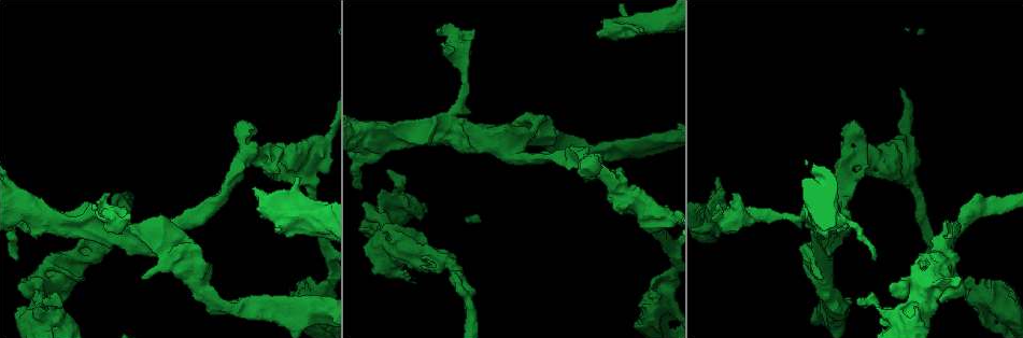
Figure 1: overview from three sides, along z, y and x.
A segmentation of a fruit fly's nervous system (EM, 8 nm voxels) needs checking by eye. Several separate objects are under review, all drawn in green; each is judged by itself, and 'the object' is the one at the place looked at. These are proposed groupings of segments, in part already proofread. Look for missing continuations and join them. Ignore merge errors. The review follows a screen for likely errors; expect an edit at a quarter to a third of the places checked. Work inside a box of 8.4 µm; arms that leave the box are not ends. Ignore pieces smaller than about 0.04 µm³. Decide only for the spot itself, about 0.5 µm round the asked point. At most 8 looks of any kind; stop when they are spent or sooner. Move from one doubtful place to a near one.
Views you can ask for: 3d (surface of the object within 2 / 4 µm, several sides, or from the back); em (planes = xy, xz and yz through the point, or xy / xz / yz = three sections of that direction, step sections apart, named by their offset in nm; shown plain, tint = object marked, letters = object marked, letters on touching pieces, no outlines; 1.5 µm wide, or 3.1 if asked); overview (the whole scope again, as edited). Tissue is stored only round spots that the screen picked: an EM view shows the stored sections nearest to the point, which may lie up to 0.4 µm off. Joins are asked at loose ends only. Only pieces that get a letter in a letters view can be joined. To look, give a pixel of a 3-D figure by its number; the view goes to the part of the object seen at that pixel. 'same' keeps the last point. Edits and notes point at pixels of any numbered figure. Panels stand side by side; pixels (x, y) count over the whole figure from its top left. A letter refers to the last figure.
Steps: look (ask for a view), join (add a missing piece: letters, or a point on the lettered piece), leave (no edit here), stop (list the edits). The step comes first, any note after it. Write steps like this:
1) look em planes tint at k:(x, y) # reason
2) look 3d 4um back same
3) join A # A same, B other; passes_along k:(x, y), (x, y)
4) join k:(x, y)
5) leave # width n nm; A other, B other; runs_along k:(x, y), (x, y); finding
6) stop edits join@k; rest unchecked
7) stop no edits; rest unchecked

look 3d 2um at 1:(966, 296) # an open end

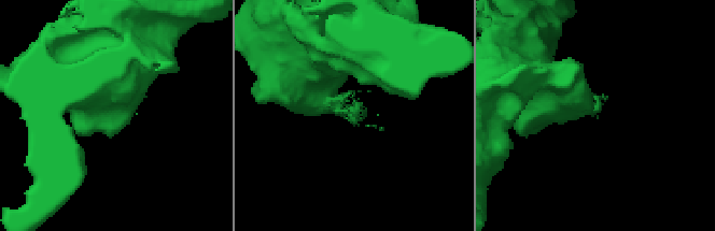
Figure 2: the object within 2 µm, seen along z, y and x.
look em planes letters at 2:(590, 114) # shape alone is not enough

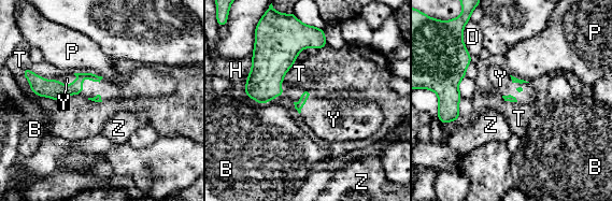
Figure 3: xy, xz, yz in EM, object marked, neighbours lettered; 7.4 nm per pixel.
join Y # B other, D other, H other, P other, T other, Y same, Z other; it goes on there

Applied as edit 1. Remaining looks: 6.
look 3d 2um back at 1:(528, 113)

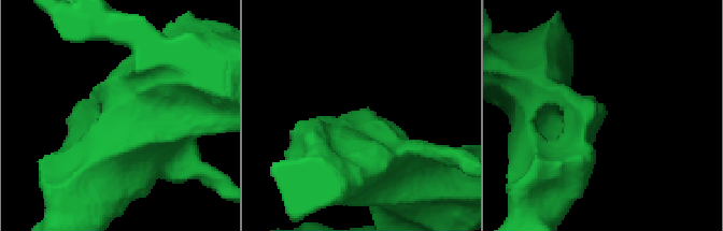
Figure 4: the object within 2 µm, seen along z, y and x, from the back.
look em xz step 4 letters at 4:(362, 119) # shape alone is not enough

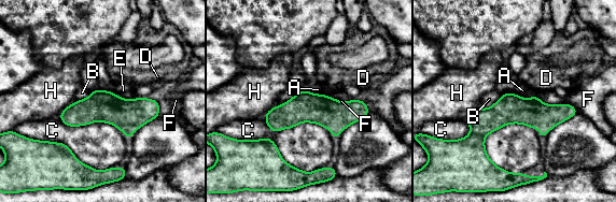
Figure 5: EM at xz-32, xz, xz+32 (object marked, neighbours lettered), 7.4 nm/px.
leave # longest_contact C 600 nm; A other, B other, C other, D other, E other, F other, H other; border 5:(512, 91), (524, 98), (534, 96); no lettered piece goes on from it

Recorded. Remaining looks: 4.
look 3d 4um back at 1:(297, 177) # branch stops here

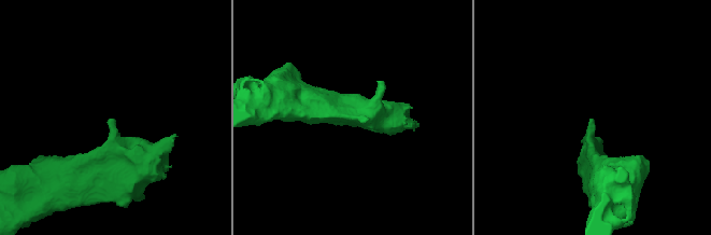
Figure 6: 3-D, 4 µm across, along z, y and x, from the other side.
look em planes letters at 6:(109, 120) # shape alone is not enough

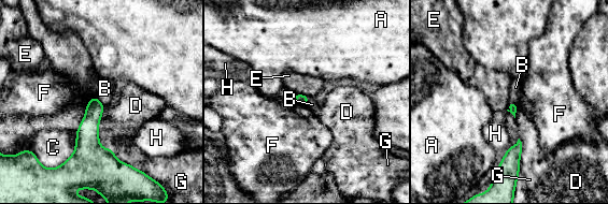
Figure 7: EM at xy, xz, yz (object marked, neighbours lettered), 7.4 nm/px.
leave # A other, B other, C other, D other, E other, F other, G other, H other; border 7:(94, 97), (104, 105); no lettered piece goes on from it

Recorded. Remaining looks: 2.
stop edits join@3; rest unchecked

